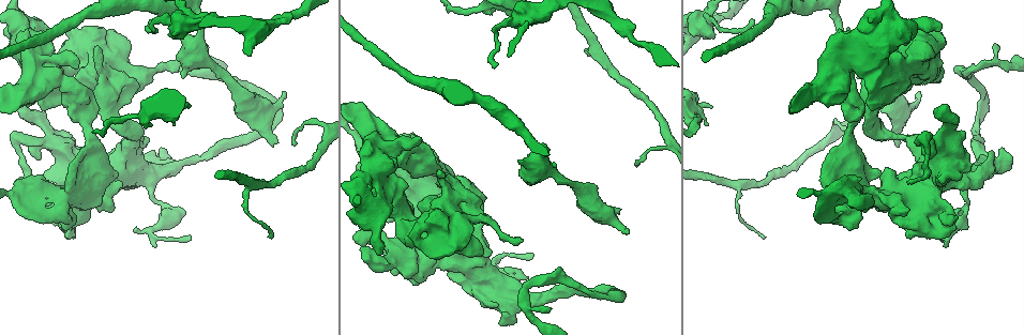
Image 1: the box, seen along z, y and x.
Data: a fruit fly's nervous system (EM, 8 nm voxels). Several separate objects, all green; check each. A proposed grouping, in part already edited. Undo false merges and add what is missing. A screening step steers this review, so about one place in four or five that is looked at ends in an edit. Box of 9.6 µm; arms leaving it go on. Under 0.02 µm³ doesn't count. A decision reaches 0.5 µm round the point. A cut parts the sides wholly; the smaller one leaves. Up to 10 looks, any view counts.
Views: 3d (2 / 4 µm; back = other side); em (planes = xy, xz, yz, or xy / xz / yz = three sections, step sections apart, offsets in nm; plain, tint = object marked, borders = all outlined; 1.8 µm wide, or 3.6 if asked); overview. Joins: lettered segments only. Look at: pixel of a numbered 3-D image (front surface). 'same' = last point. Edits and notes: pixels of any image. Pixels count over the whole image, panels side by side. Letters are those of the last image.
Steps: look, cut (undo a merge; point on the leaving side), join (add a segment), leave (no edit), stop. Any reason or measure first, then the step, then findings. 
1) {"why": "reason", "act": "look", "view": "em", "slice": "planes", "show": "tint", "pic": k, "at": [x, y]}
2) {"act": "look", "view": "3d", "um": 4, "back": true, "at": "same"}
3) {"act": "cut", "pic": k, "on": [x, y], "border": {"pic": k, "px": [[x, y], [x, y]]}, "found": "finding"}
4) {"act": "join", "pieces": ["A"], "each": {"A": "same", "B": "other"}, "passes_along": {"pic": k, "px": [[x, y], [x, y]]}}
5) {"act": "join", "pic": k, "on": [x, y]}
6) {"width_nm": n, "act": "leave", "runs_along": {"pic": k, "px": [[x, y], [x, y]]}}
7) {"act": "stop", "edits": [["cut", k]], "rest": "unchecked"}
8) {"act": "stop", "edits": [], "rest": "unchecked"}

{"why": "branch stops here", "act": "look", "view": "em", "slice": "planes", "show": "tint", "pic": 1, "at": [176, 61]}

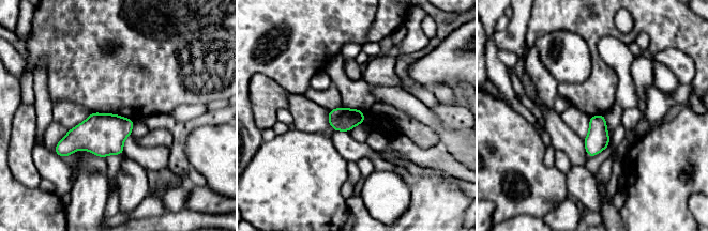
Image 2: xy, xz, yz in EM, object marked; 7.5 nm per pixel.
{"act": "look", "view": "em", "slice": "planes", "show": "borders", "at": "same"}

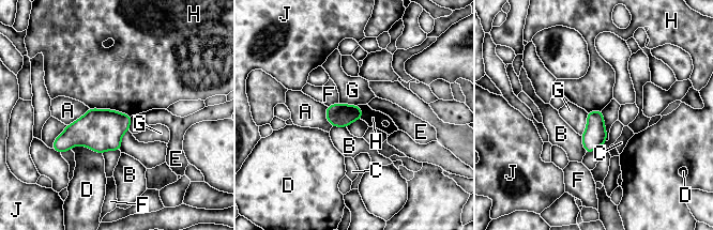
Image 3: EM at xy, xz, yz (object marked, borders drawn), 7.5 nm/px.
{"width_nm": 170, "act": "leave", "each": {"A": "other", "B": "other", "C": "other", "D": "other", "E": "other", "F": "other", "G": "other", "H": "other", "J": "other"}, "border": {"pic": 3, "px": [[89, 107], [111, 108], [131, 116]]}, "found": "none of them fits"}

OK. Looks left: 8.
{"why": "calibre changes", "act": "look", "view": "em", "slice": "xy", "step": 8, "show": "borders", "pic": 1, "at": [445, 210]}

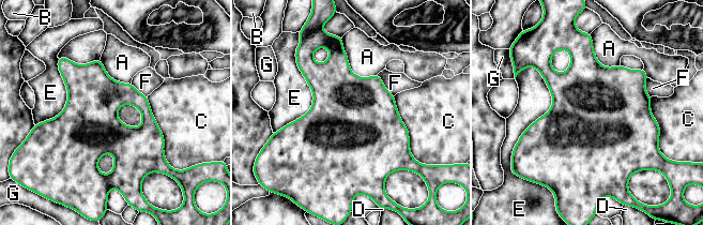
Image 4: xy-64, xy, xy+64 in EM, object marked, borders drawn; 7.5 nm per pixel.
{"act": "look", "view": "em", "slice": "planes", "show": "borders", "at": "same"}

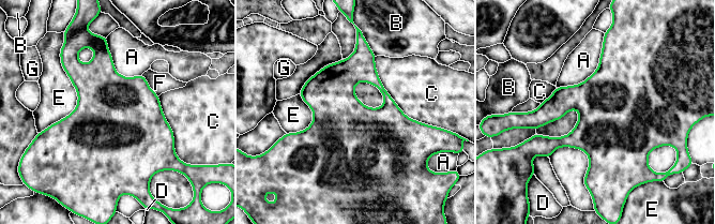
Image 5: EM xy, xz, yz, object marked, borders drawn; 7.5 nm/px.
{"act": "leave", "each": {"A": "other", "B": "other", "C": "other", "D": "other", "E": "other", "F": "other", "G": "other"}, "border": {"pic": 5, "px": [[604, 38], [598, 66], [556, 87]]}, "found": "continuous, no second neuron"}

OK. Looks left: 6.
{"why": "thick end", "act": "look", "view": "3d", "um": 2, "pic": 1, "at": [859, 78]}

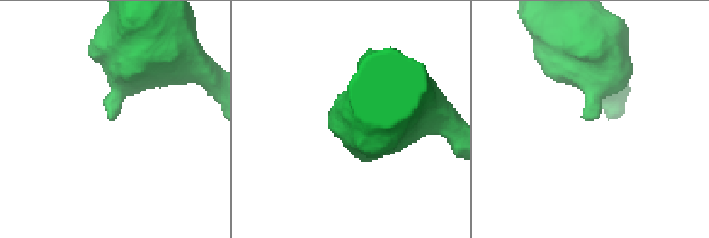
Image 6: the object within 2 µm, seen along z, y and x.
{"why": "shape alone is not enough", "act": "look", "view": "em", "slice": "planes", "show": "borders", "pic": 6, "at": [586, 120]}

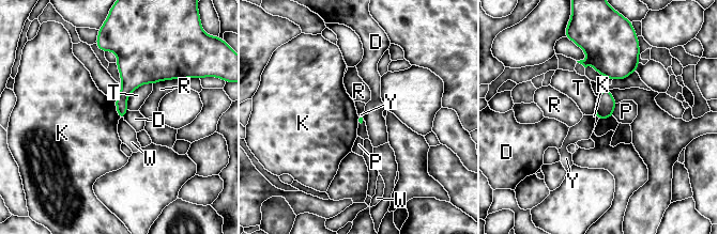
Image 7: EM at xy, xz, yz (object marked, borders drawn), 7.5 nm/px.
{"longest_contact_nm": ["T", 280], "act": "leave", "each": {"D": "other", "K": "other", "P": "other", "R": "other", "T": "other", "W": "other", "Y": "other"}, "border": {"pic": 7, "px": [[612, 115], [598, 120]]}, "found": "no lettered segment goes on from it"}

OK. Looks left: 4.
{"why": "free end", "act": "look", "view": "em", "slice": "yz", "step": 4, "show": "borders", "pic": 1, "at": [273, 145]}

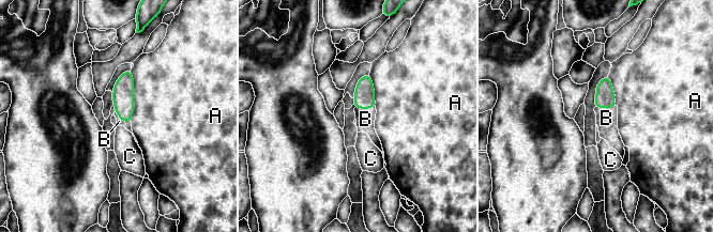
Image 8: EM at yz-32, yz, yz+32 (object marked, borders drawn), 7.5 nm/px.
{"why": "cut it another way", "act": "look", "view": "em", "slice": "planes", "show": "borders", "at": "same"}

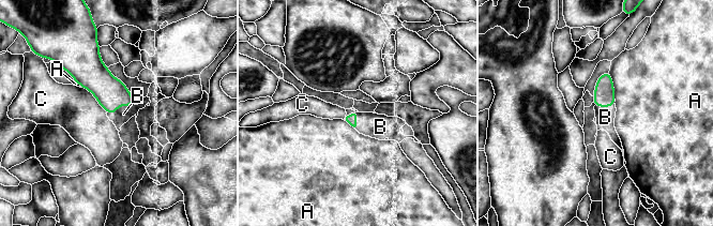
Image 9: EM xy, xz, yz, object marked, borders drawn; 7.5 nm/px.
{"act": "join", "pieces": ["B"], "each": {"A": "other", "B": "same", "C": "other"}, "passes_along": {"pic": 9, "px": [[110, 92], [119, 105], [123, 114]]}, "found": "the neuron continues"}

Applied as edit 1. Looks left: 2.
{"act": "stop", "edits": [["join", 9]], "rest": "unchecked"}

